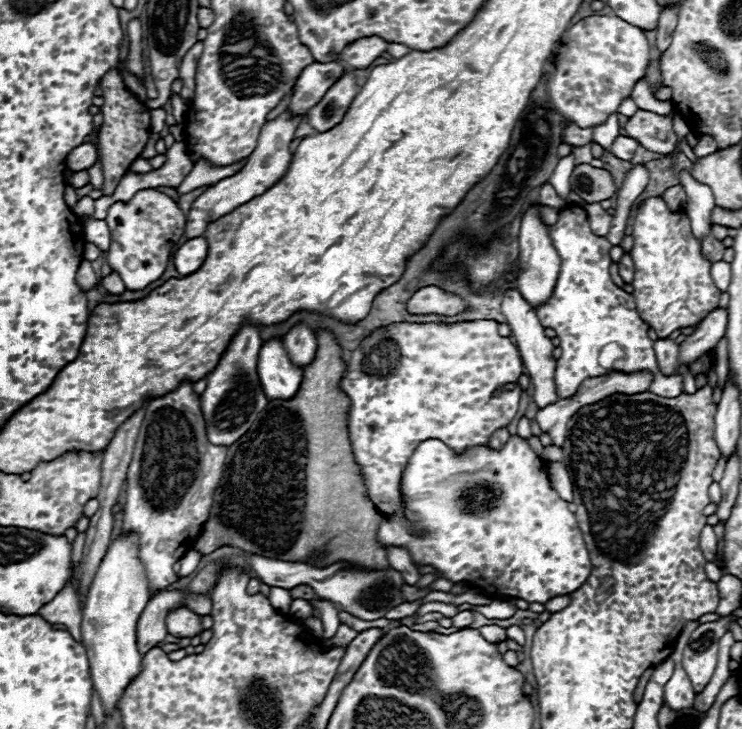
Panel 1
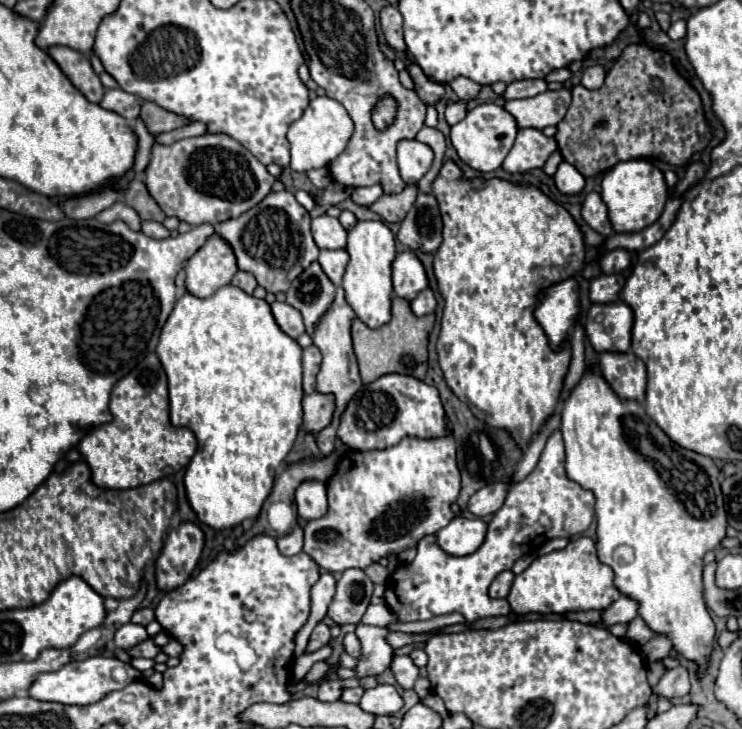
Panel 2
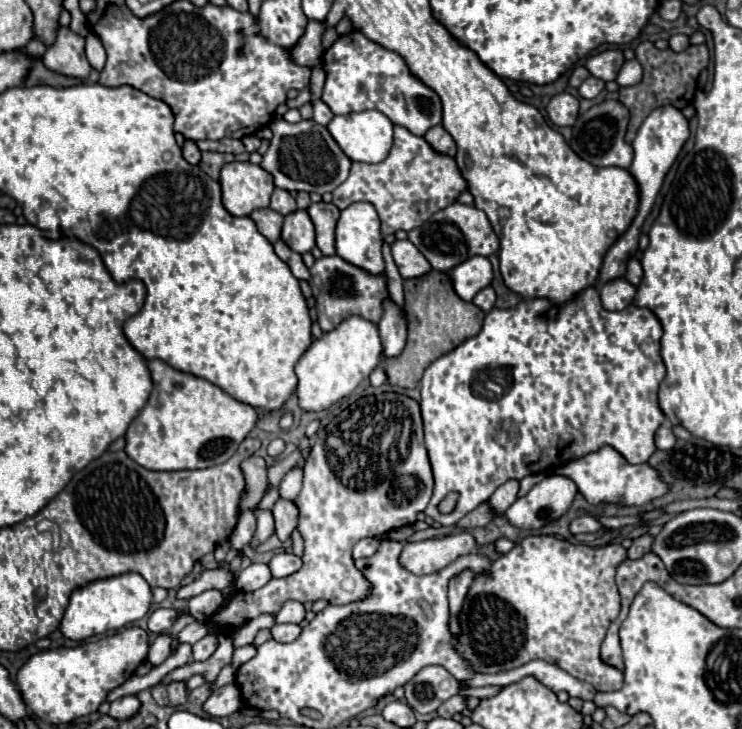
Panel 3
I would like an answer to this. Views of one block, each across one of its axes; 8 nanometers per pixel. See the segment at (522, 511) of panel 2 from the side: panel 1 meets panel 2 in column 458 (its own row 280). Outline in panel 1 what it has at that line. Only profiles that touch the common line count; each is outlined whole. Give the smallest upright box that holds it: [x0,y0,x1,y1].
[536,204,682,398]

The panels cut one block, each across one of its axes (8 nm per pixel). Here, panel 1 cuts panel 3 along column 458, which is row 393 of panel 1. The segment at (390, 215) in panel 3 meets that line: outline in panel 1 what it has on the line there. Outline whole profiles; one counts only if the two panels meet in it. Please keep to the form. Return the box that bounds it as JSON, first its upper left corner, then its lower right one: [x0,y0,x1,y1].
[122,382,228,594]

